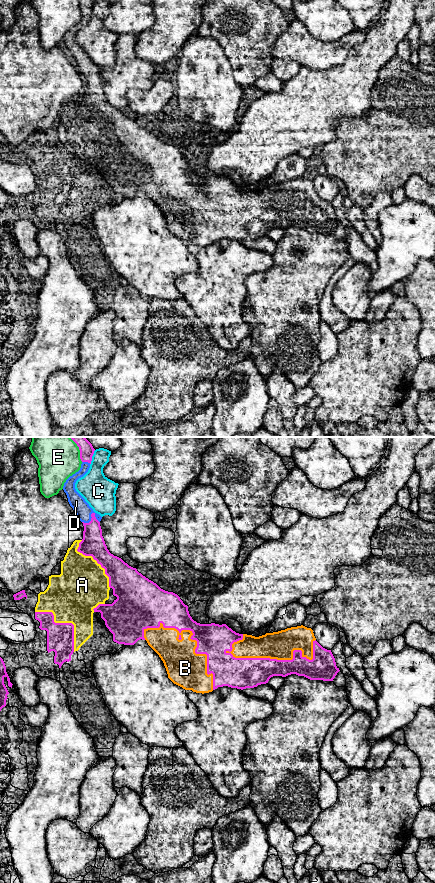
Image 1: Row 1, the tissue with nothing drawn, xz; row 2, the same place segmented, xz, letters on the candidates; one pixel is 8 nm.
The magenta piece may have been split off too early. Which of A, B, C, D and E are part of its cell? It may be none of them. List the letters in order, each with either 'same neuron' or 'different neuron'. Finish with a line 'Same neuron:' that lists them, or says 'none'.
A: same neuron
B: same neuron
C: different neuron
D: same neuron
E: different neuron
Same neuron: A, B, D

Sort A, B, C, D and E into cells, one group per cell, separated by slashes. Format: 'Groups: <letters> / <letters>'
Groups: A B D / C / E

